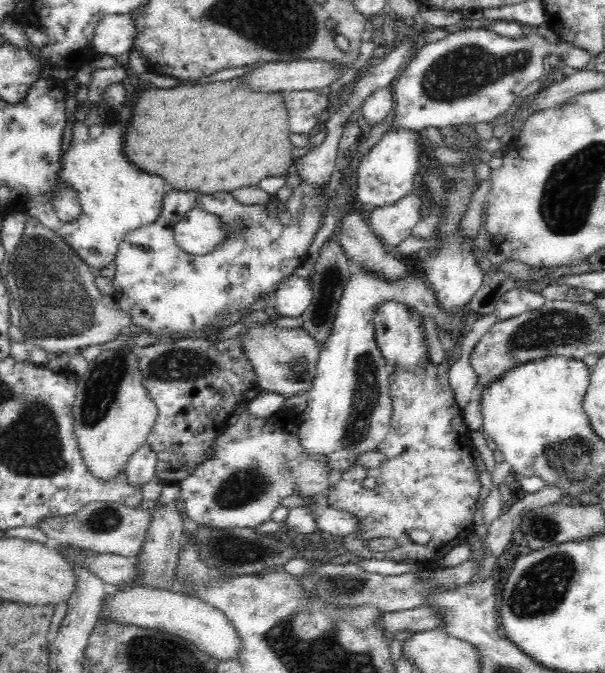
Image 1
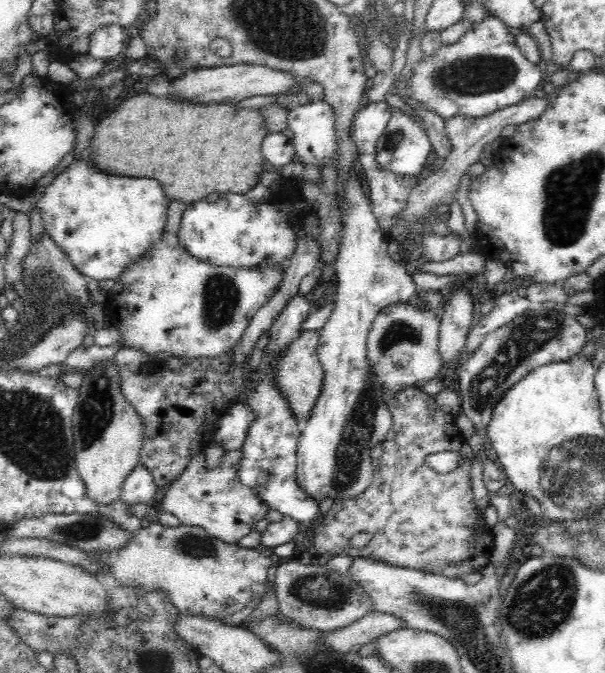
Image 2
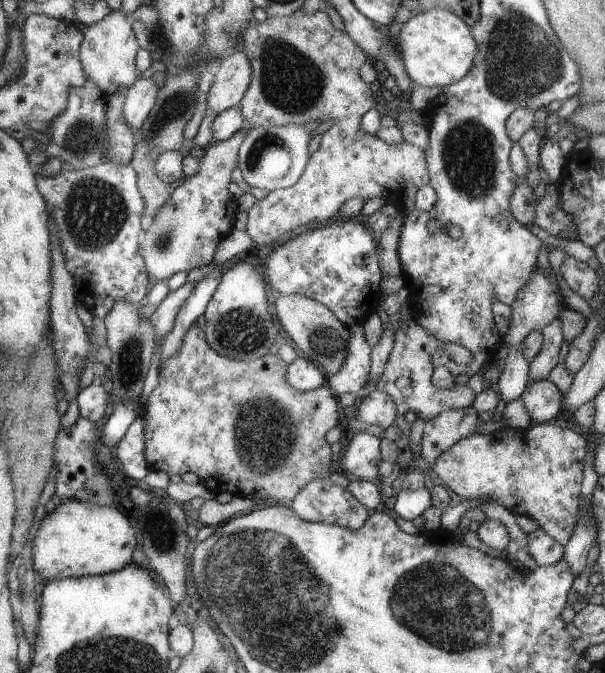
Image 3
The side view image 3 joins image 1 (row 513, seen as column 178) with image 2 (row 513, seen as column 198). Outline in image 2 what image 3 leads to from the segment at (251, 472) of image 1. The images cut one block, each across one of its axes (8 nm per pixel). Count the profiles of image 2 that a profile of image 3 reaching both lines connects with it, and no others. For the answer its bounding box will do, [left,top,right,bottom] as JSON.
[160,449,269,542]

